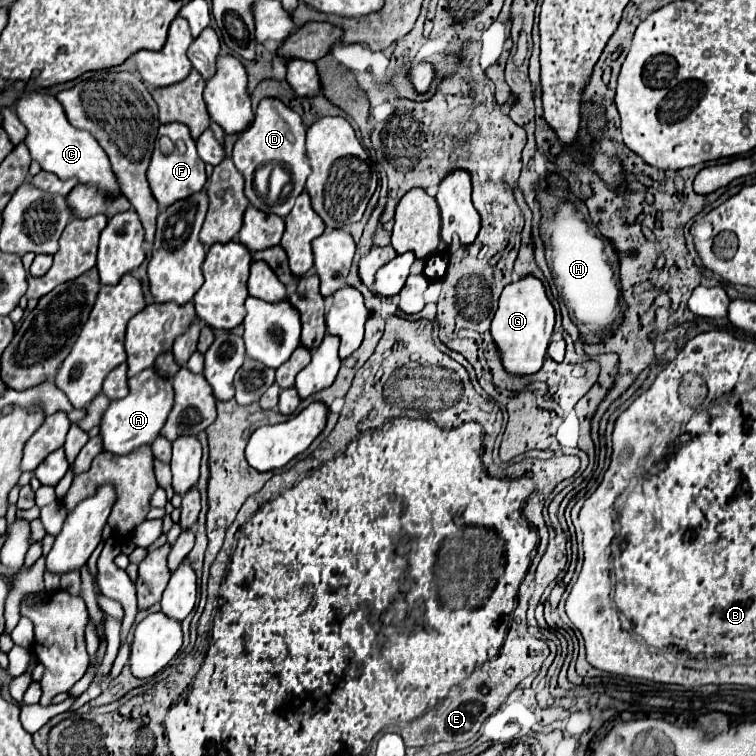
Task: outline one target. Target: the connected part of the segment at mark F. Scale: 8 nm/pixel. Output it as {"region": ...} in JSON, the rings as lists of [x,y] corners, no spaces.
{"region":[[[182,123],[162,125],[158,139],[162,139],[162,137],[170,139],[170,149],[164,153],[164,147],[160,145],[160,141],[156,143],[156,149],[152,153],[152,161],[148,167],[148,183],[150,183],[152,195],[158,201],[158,205],[162,209],[166,209],[166,207],[174,205],[176,201],[188,199],[190,195],[202,191],[206,185],[206,173],[204,173],[204,161],[196,153],[196,143],[190,139],[188,127],[184,127]]]}

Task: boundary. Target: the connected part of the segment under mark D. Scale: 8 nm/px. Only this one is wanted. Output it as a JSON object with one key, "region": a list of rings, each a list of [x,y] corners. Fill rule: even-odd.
{"region":[[[262,99],[262,103],[258,105],[256,109],[256,117],[254,117],[254,123],[242,131],[238,135],[238,141],[234,143],[234,151],[232,151],[232,161],[236,165],[236,169],[244,175],[244,181],[246,181],[246,197],[250,201],[252,207],[256,207],[258,211],[264,211],[264,213],[274,213],[278,217],[286,217],[290,213],[290,209],[294,207],[294,199],[304,191],[304,183],[306,183],[306,177],[310,175],[310,167],[306,163],[306,157],[304,157],[304,141],[306,141],[306,127],[302,125],[302,119],[298,113],[294,113],[292,109],[288,109],[282,101],[278,99]],[[266,163],[278,163],[278,165],[286,165],[286,169],[290,171],[292,175],[292,193],[290,197],[286,199],[284,205],[266,205],[264,199],[260,199],[254,189],[252,189],[252,179],[254,179],[254,173],[258,167],[266,165]]]}

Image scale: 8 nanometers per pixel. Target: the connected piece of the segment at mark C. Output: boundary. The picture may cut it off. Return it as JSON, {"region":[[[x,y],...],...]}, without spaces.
{"region":[[[24,87],[22,99],[18,99],[16,103],[16,115],[20,123],[28,129],[26,147],[30,151],[30,157],[38,161],[44,171],[54,173],[58,179],[78,177],[80,183],[96,183],[108,195],[120,193],[108,157],[104,155],[96,139],[88,135],[88,131],[80,131],[68,123],[68,119],[64,117],[64,109],[56,101],[56,97],[42,95],[30,87]]]}

